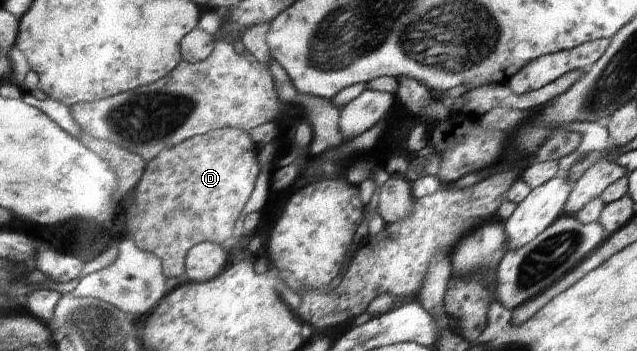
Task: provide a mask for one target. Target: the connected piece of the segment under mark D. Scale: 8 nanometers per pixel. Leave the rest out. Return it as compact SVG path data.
M224 127L222 131L214 131L214 135L196 135L186 143L178 143L178 147L170 147L170 151L162 151L162 155L152 159L150 167L146 167L146 179L134 187L132 197L129 193L120 201L126 211L129 237L142 251L160 257L162 263L165 263L164 272L170 277L183 278L185 258L189 250L199 243L216 243L229 255L232 251L234 223L254 191L258 171L260 167L256 141L248 131L236 127Z

